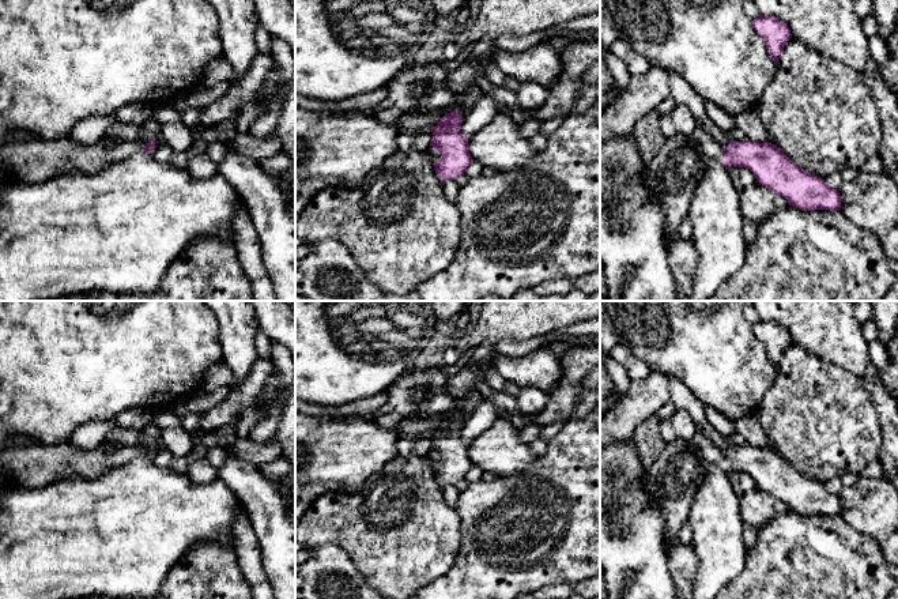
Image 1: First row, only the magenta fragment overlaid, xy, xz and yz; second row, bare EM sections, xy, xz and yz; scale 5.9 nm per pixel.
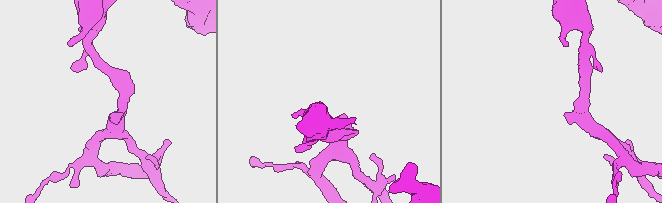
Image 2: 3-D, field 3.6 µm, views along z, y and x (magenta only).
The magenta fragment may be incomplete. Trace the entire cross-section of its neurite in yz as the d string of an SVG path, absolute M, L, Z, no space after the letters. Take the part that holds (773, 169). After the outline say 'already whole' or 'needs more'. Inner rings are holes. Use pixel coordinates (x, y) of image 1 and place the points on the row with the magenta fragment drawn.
M698 127L690 135L676 132L646 163L649 195L667 212L664 230L668 238L676 237L695 188L713 159L721 161L727 169L750 169L759 185L801 211L841 210L839 192L796 166L777 146L747 139L722 147Z; needs more

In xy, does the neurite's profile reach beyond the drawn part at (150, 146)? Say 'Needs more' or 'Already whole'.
Needs more

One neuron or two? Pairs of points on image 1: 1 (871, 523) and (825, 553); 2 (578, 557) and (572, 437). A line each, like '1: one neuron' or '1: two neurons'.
1: two neurons
2: one neuron

